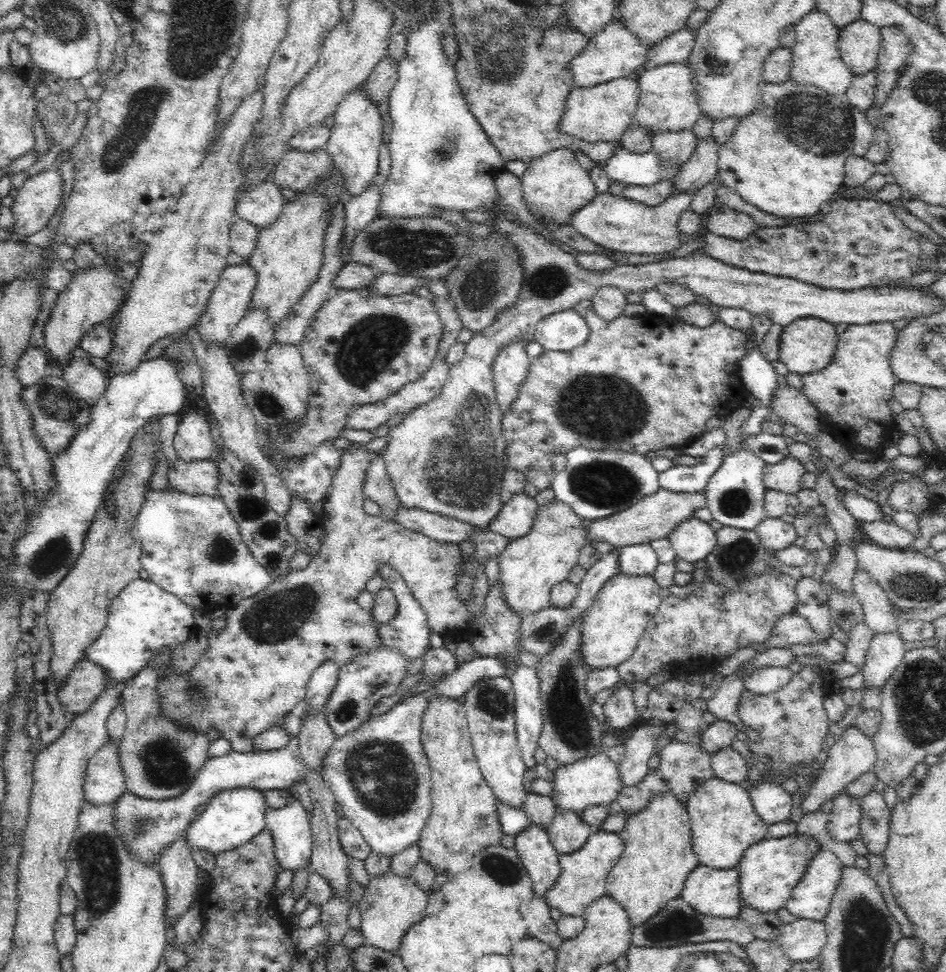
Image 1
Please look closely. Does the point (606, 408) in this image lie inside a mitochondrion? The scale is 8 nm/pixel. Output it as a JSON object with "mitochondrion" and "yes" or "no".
{"mitochondrion":"yes"}

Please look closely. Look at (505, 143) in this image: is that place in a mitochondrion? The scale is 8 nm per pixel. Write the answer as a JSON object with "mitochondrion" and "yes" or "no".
{"mitochondrion":"no"}

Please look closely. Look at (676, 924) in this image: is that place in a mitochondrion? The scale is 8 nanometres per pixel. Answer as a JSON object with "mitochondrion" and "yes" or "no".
{"mitochondrion":"yes"}

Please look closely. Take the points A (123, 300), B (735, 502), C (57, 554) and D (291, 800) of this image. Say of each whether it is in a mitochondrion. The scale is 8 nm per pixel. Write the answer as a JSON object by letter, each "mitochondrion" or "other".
{"A":"other","B":"mitochondrion","C":"mitochondrion","D":"other"}

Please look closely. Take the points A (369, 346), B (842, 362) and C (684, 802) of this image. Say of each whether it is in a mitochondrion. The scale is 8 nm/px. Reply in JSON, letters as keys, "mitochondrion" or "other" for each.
{"A":"mitochondrion","B":"other","C":"other"}

